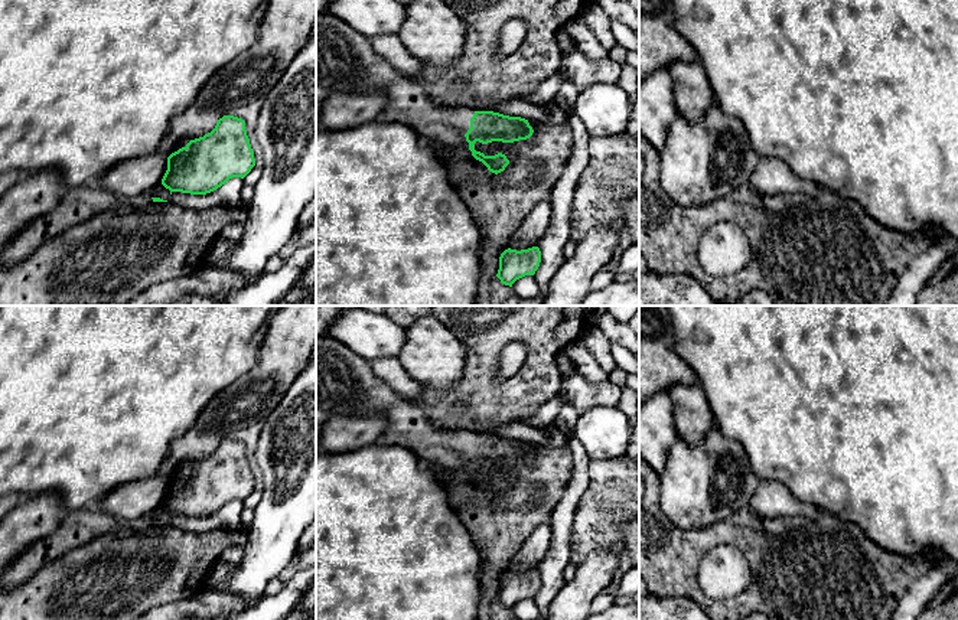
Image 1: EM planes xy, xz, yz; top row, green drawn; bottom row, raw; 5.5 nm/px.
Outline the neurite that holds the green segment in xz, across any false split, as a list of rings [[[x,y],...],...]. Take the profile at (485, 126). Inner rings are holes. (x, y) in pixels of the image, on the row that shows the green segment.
[[[323,13],[316,14],[316,85],[325,87],[329,94],[384,92],[388,101],[375,121],[407,124],[420,137],[453,147],[467,141],[472,156],[495,174],[504,172],[509,160],[502,153],[485,156],[475,150],[475,143],[514,143],[527,140],[534,133],[528,120],[521,117],[509,117],[493,111],[476,111],[470,107],[436,107],[426,94],[423,81],[411,79],[404,84],[401,76],[401,72],[369,45],[369,37],[356,32],[339,17]]]

